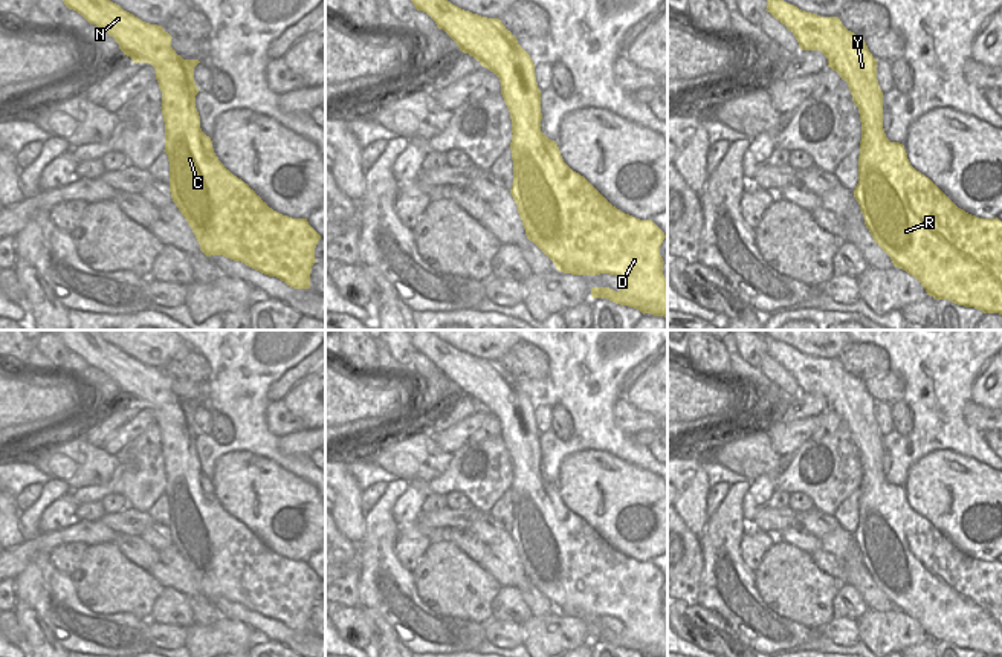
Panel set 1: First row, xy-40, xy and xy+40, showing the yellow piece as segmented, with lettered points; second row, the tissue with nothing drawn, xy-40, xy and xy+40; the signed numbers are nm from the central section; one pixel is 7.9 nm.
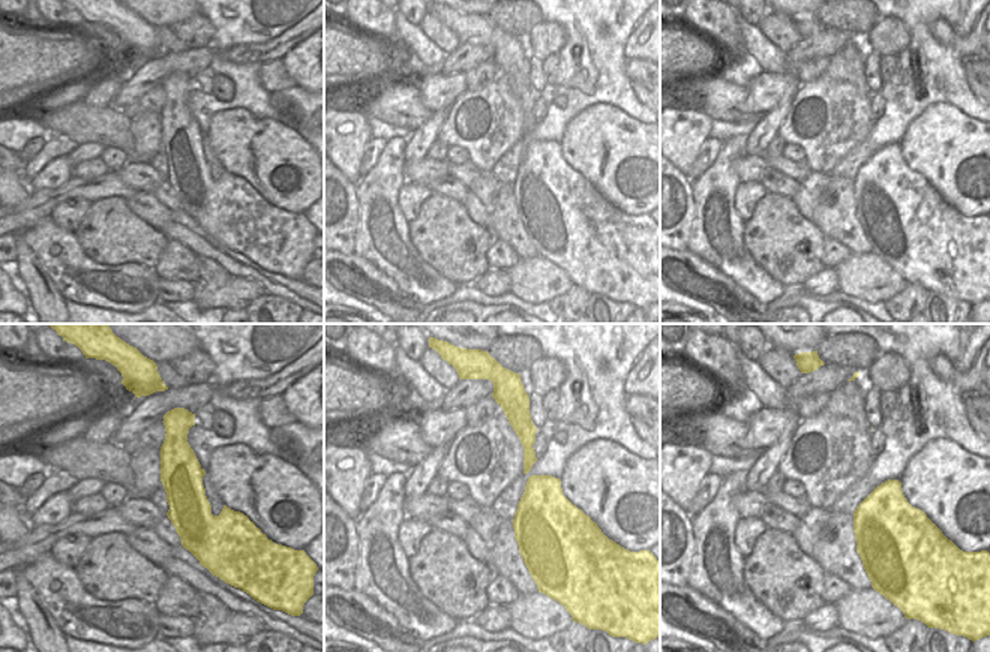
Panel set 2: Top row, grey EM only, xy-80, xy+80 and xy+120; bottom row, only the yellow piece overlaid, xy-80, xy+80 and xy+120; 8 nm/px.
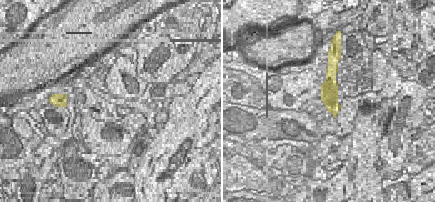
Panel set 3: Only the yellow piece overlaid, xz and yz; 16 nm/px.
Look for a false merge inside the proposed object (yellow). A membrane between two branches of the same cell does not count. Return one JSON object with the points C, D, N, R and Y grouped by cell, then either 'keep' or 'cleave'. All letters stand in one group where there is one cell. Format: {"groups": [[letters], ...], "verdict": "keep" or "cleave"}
{"groups": [["C", "D", "N", "R", "Y"]], "verdict": "keep"}

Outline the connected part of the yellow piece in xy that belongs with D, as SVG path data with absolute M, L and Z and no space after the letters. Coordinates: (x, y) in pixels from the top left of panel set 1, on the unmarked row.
M406 330L417 353L426 354L460 390L461 394L474 399L483 409L493 414L501 425L501 437L512 461L512 503L513 526L510 536L518 549L525 578L556 608L558 613L571 617L616 617L623 629L616 634L609 629L591 629L591 640L606 640L616 646L640 652L643 657L667 657L667 622L663 617L663 600L660 588L666 581L664 574L652 562L640 562L613 549L583 518L573 513L562 501L556 483L541 474L541 432L535 419L535 406L530 397L518 387L516 379L506 371L499 361L487 361L464 353L441 341L429 330Z

